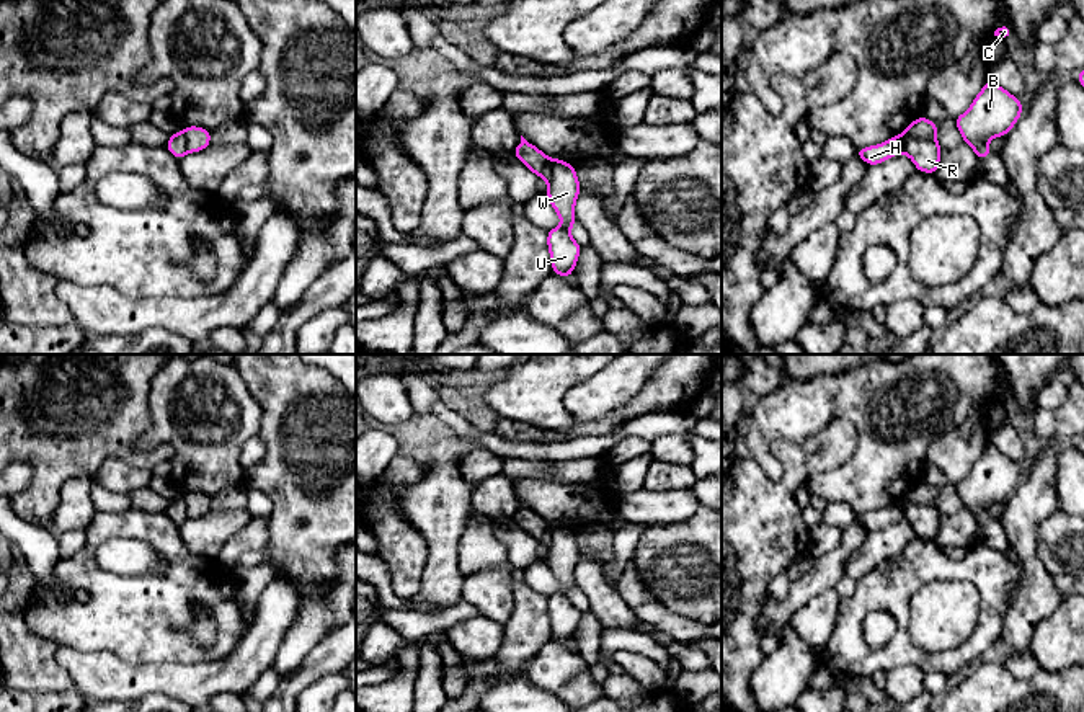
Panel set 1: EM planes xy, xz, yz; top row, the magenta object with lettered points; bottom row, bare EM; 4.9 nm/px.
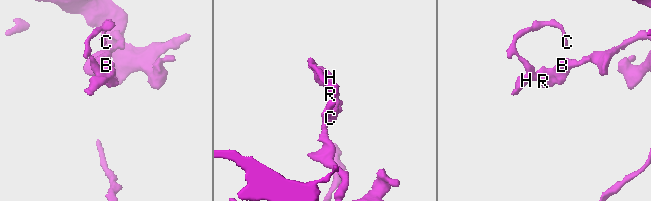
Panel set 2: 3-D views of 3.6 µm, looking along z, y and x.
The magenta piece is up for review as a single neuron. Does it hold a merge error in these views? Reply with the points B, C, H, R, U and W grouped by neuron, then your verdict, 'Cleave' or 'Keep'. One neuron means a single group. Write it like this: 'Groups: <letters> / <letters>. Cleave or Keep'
Groups: B H U W / C R. Cleave

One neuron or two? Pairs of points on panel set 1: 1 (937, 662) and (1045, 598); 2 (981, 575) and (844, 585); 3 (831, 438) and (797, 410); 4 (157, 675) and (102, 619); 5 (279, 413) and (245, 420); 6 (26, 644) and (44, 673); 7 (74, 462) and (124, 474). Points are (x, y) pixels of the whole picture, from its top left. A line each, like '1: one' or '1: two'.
1: two
2: two
3: two
4: two
5: two
6: one
7: two

